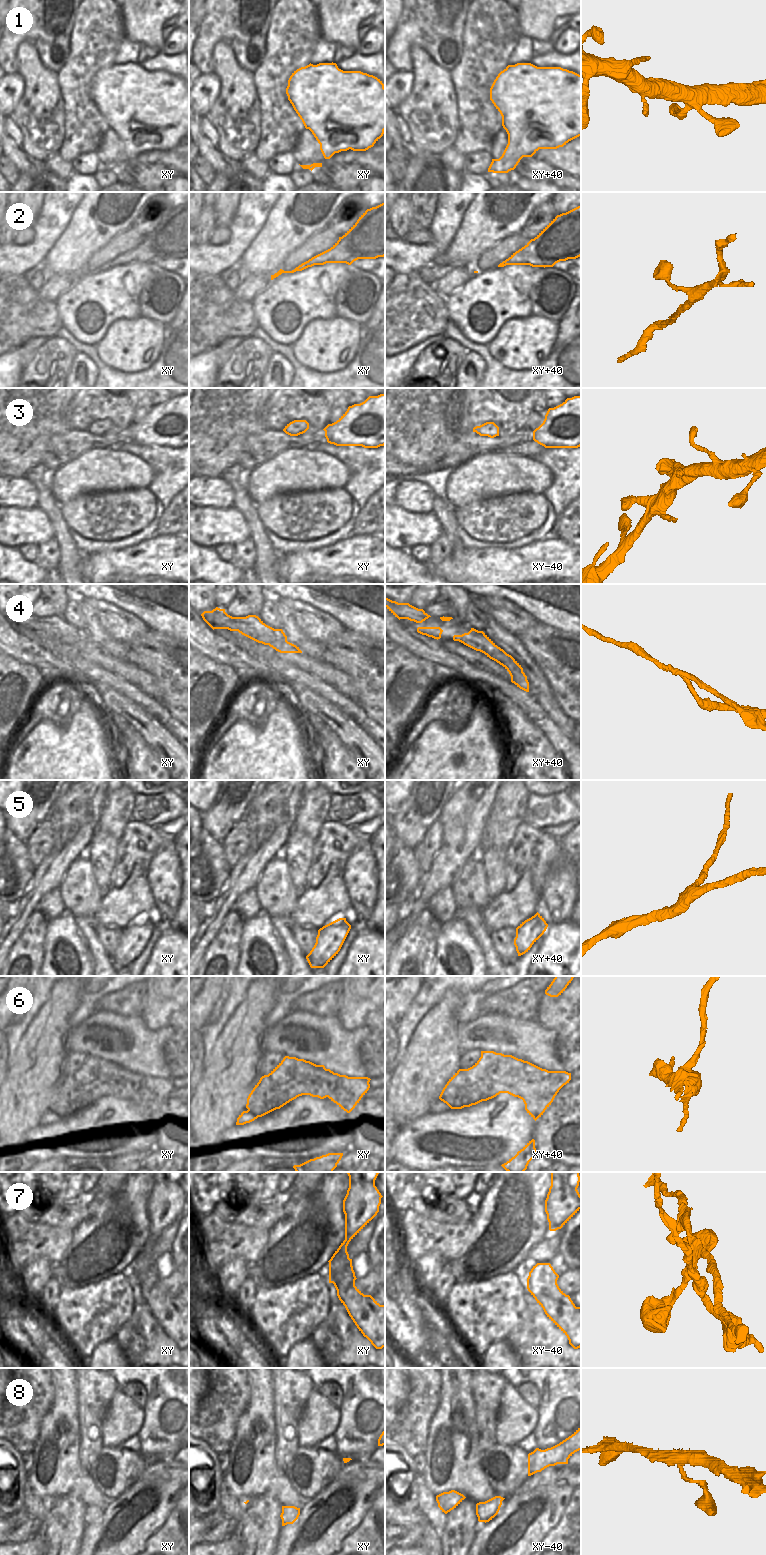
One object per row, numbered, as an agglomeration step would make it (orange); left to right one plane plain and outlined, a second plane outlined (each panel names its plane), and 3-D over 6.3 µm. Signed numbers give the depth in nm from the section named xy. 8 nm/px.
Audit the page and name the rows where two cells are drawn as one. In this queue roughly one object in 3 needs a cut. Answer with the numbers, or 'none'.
4, 6, 7

